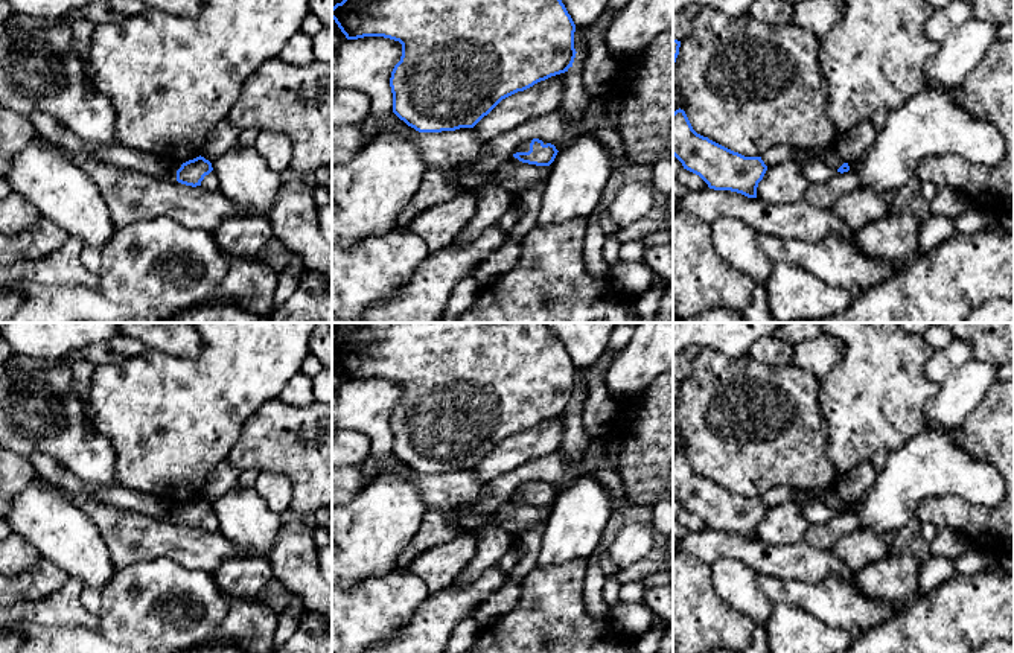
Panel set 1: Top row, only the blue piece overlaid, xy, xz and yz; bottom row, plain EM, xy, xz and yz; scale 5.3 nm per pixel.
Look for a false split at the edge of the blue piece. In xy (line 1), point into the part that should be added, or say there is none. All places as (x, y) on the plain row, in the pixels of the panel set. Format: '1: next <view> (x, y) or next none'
1: next none

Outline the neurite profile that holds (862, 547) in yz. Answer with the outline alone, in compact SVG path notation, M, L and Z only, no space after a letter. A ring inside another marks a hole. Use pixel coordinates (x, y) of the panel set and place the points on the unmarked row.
M865 528L843 534L831 549L854 574L891 553L874 531Z

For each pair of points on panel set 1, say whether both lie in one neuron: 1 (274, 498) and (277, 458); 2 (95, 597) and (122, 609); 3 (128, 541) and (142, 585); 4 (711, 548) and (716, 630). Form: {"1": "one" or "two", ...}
{"1": "two", "2": "two", "3": "two", "4": "two"}

